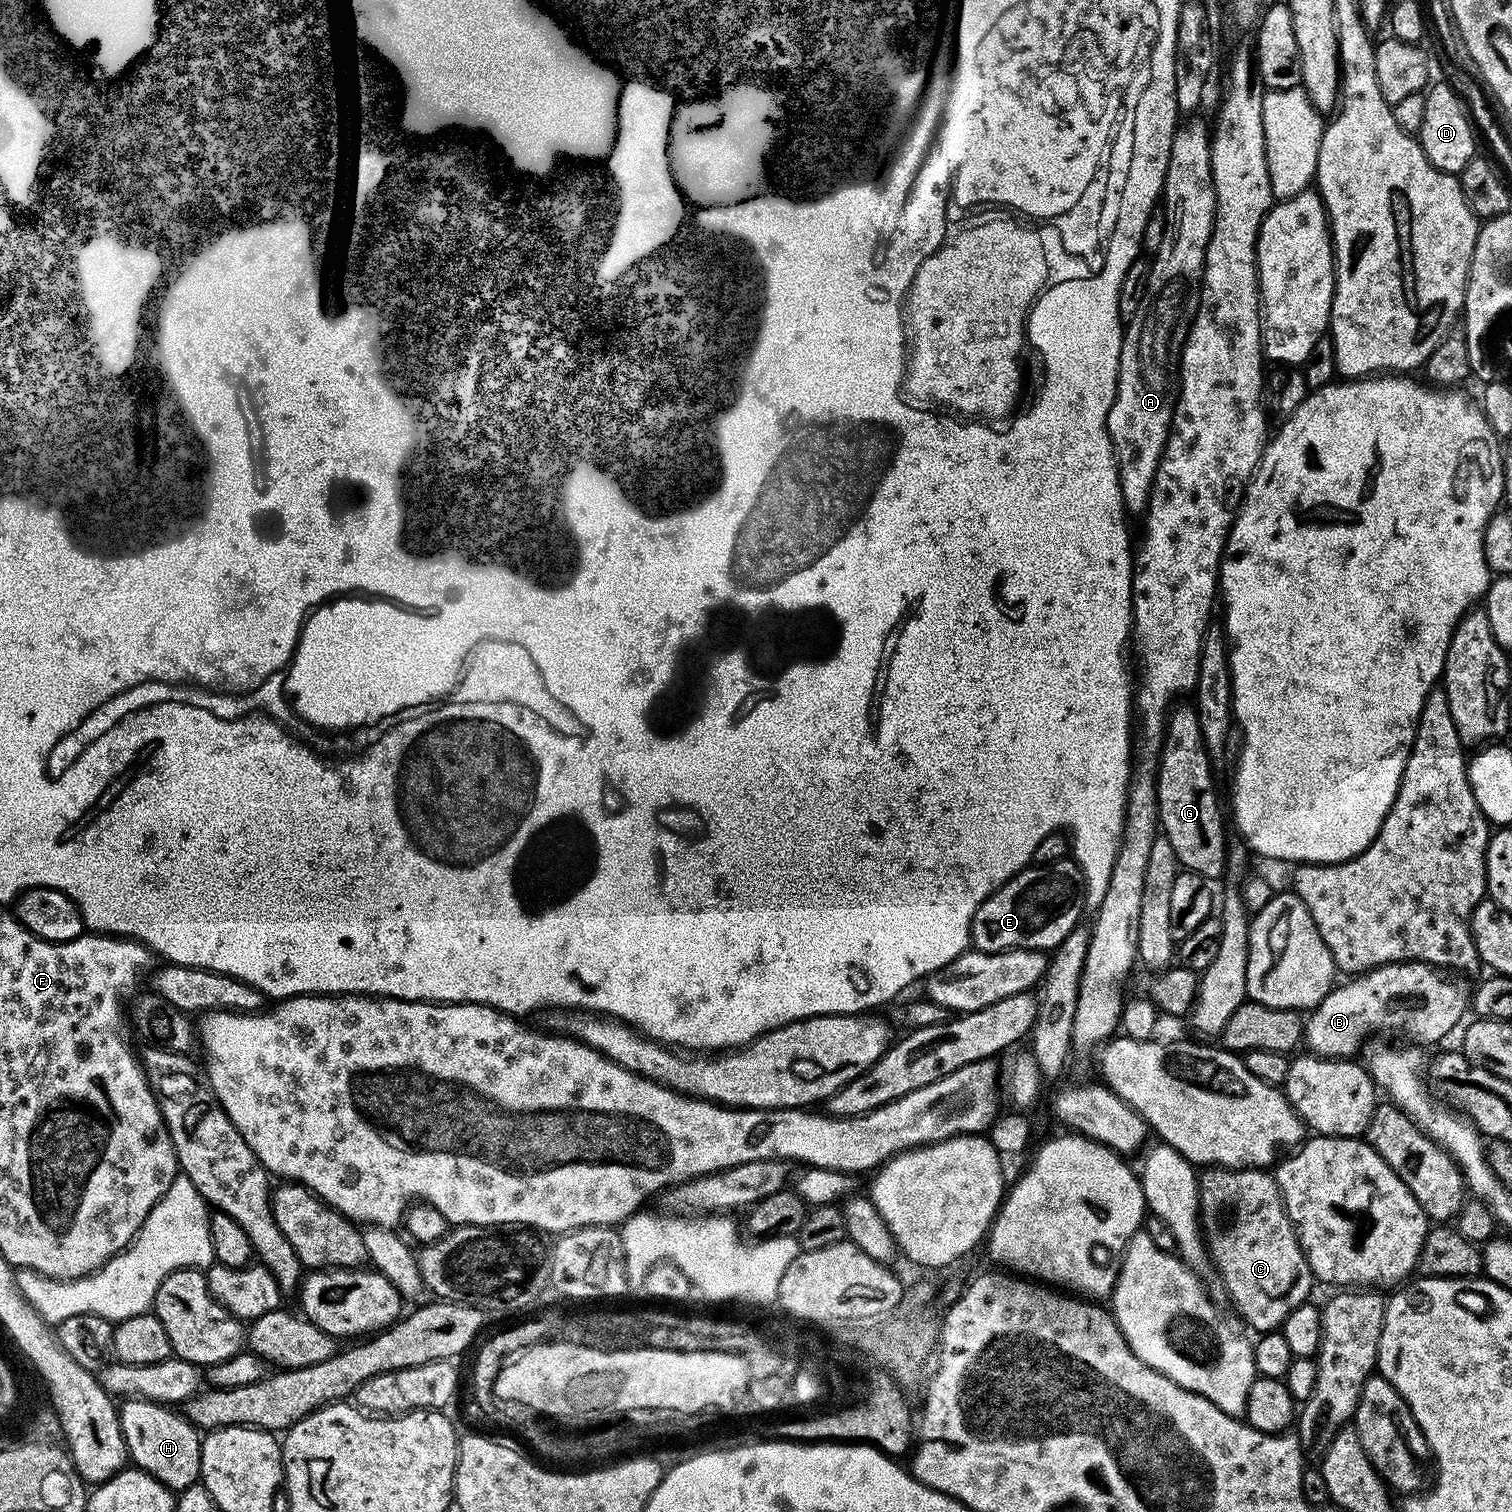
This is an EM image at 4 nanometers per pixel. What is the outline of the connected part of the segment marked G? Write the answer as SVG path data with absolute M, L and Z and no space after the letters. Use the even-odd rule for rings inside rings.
M1177 703L1169 711L1164 729L1164 743L1156 769L1156 801L1160 815L1158 828L1170 846L1174 846L1181 869L1216 882L1226 872L1226 816L1220 813L1220 800L1216 797L1216 784L1212 781L1214 764L1204 745L1195 703L1184 703Z

